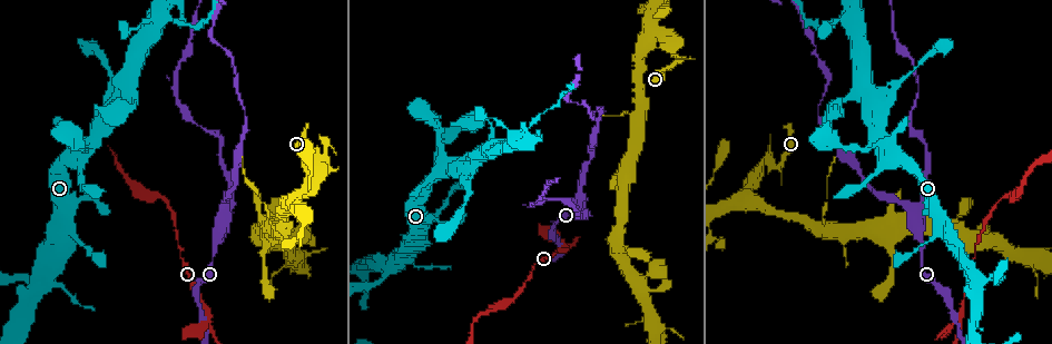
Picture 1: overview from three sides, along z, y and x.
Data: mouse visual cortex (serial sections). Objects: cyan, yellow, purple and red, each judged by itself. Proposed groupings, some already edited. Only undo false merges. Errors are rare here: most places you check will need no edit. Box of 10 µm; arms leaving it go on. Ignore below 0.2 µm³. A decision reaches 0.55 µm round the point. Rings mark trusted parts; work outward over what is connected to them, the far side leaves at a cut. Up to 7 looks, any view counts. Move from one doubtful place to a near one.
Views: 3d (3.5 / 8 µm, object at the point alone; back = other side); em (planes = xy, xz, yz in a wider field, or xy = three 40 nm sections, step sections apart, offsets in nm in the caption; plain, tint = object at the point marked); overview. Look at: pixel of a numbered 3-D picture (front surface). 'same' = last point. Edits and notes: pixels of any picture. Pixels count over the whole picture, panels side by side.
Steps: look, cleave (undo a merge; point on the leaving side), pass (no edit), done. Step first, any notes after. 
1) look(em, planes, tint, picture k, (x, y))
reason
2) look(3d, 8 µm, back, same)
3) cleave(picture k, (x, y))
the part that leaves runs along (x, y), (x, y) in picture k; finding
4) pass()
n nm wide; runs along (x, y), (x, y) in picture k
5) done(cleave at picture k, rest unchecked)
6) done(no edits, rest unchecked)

look(3d, 3.5 µm, picture 1, (914, 212))
calibre changes

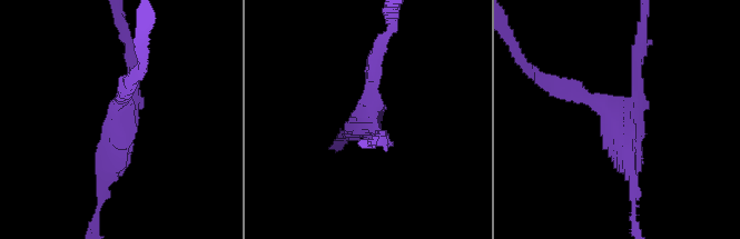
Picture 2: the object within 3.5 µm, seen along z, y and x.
look(em, xy, step 3, tint, picture 2, (615, 122))
shape alone is not enough

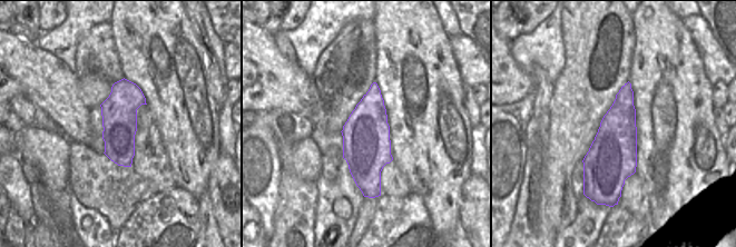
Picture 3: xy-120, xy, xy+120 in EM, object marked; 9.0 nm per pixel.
pass()
continuous, no second cell

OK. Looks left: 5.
look(3d, 3.5 µm, picture 1, (760, 163))

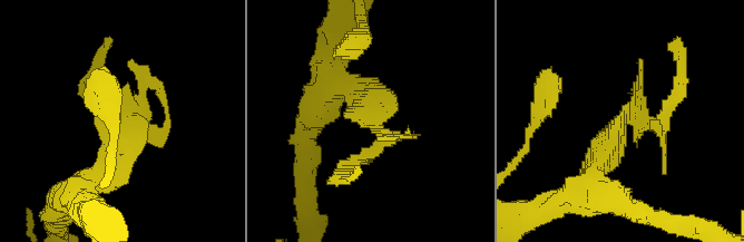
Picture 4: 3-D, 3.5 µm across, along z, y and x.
look(em, xy, step 2, tint, picture 4, (128, 124))
shape alone is not enough

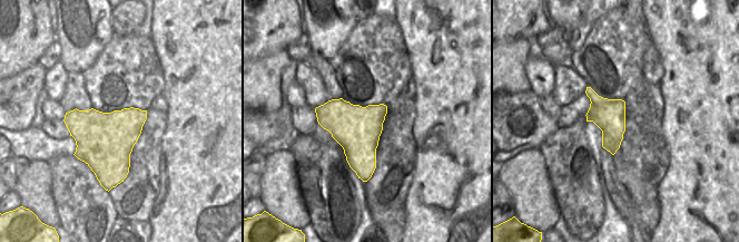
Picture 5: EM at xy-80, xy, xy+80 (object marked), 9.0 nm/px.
pass()
runs along (668, 108), (586, 176) in picture 4; all the same cell

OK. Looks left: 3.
look(3d, 3.5 µm, picture 1, (847, 18))
sharp bend

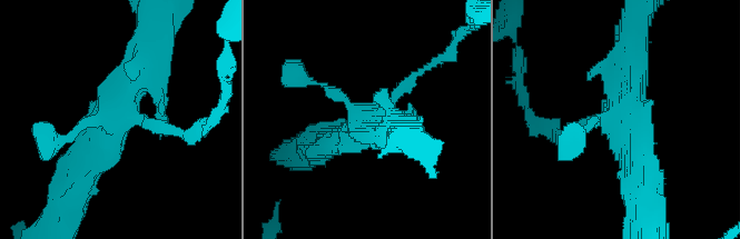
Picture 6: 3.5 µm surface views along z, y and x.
look(em, xy, step 3, tint, picture 6, (120, 118))
shape alone is not enough

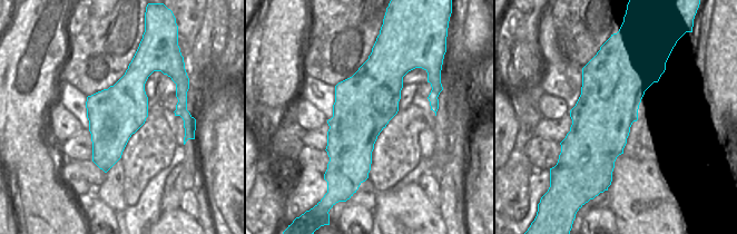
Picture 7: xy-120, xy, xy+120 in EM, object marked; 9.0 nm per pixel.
pass()
runs along (84, 178), (138, 82), (159, 103) in picture 6; continuous, no second cell

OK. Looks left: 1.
done(no edits, rest unchecked)

